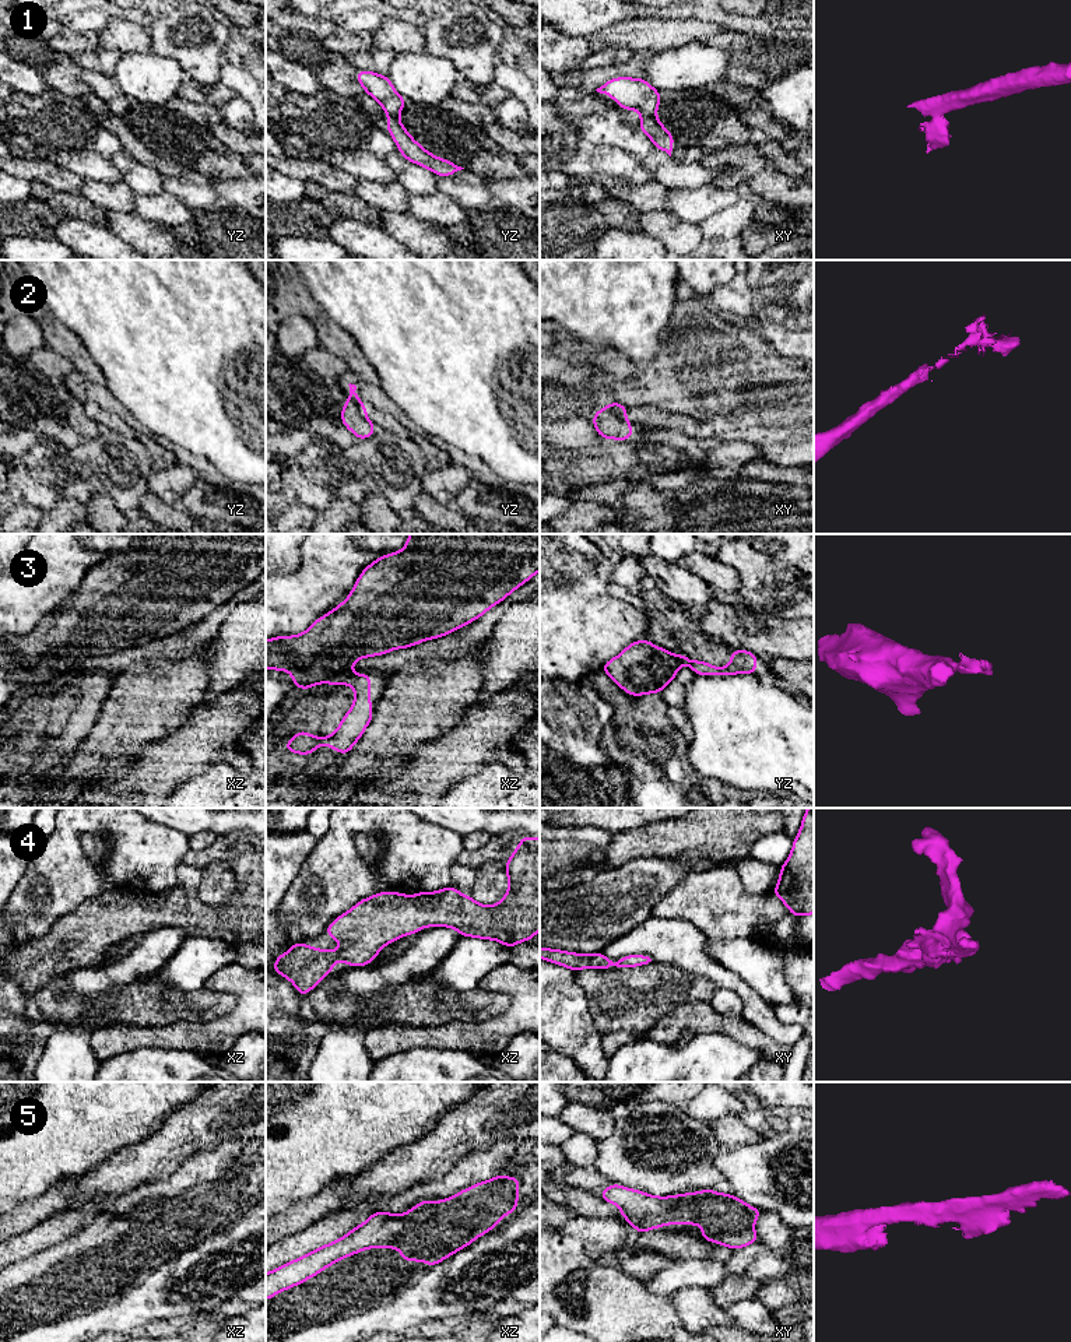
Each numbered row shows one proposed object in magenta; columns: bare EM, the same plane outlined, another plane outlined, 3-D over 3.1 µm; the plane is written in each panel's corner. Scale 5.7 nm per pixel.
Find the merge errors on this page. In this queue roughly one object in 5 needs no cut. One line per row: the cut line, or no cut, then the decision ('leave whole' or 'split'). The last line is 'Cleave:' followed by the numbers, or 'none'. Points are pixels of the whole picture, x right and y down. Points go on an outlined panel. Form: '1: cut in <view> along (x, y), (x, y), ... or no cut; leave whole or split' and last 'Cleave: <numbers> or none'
1: cut in xy along (653, 113), (642, 116); split
2: cut in yz along (350, 389), (357, 401), (365, 408); split
3: cut in xz along (347, 668), (323, 681); split
4: no cut; leave whole
5: no cut; leave whole
Cleave: 1, 2, 3

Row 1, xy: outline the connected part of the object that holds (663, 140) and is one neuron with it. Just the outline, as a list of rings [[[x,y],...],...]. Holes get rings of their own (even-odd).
[[[642,116],[640,130],[649,136],[654,148],[666,151],[671,157],[674,136],[659,122],[657,116]]]

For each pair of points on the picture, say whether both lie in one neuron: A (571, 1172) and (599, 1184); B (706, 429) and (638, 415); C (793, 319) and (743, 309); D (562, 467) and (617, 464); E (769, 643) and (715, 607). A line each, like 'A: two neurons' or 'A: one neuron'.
A: one neuron
B: one neuron
C: two neurons
D: one neuron
E: one neuron

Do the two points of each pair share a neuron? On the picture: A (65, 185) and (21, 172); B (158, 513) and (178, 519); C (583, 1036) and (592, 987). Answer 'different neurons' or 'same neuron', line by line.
A: same neuron
B: same neuron
C: different neurons

